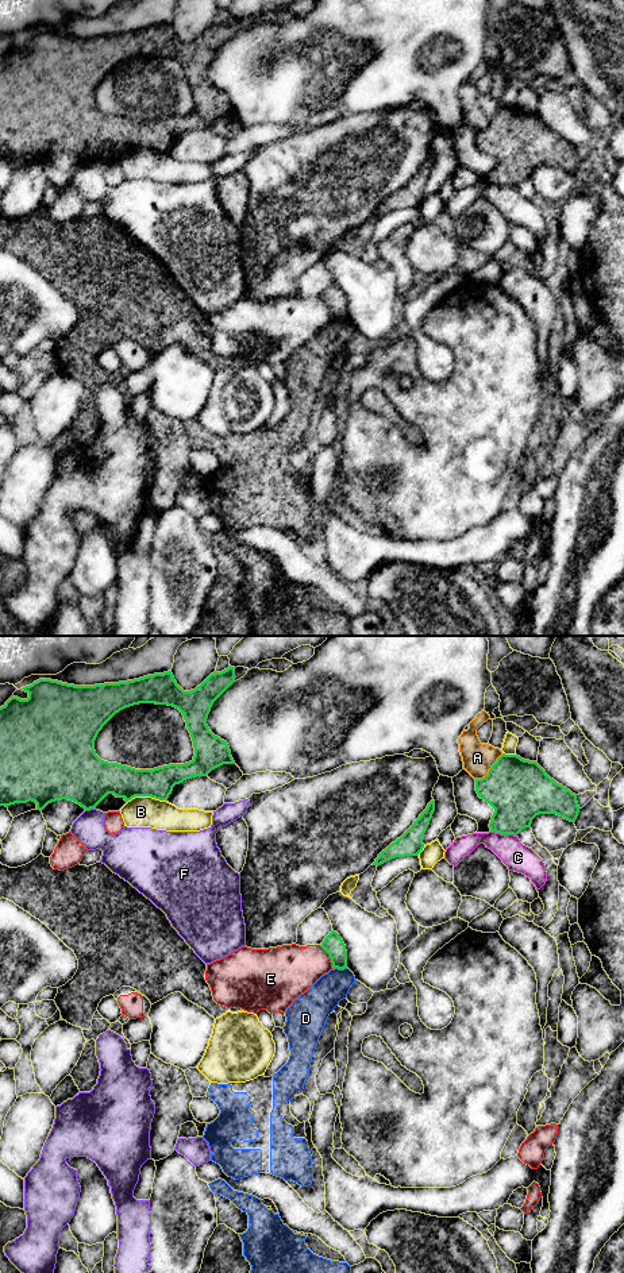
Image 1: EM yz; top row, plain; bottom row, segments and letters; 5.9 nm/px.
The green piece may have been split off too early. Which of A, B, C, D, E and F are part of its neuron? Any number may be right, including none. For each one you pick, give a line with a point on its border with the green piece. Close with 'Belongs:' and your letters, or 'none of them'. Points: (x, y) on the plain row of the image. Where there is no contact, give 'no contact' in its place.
Belongs: none of them

